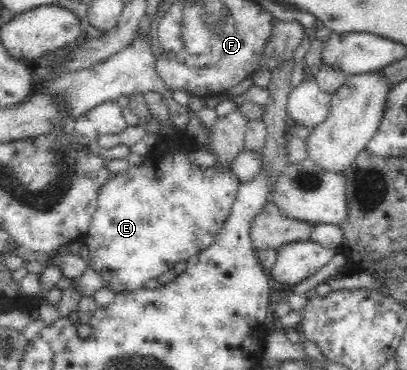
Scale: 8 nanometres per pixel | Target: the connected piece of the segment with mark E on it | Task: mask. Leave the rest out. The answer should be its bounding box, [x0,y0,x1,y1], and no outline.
[83,130,241,294]

